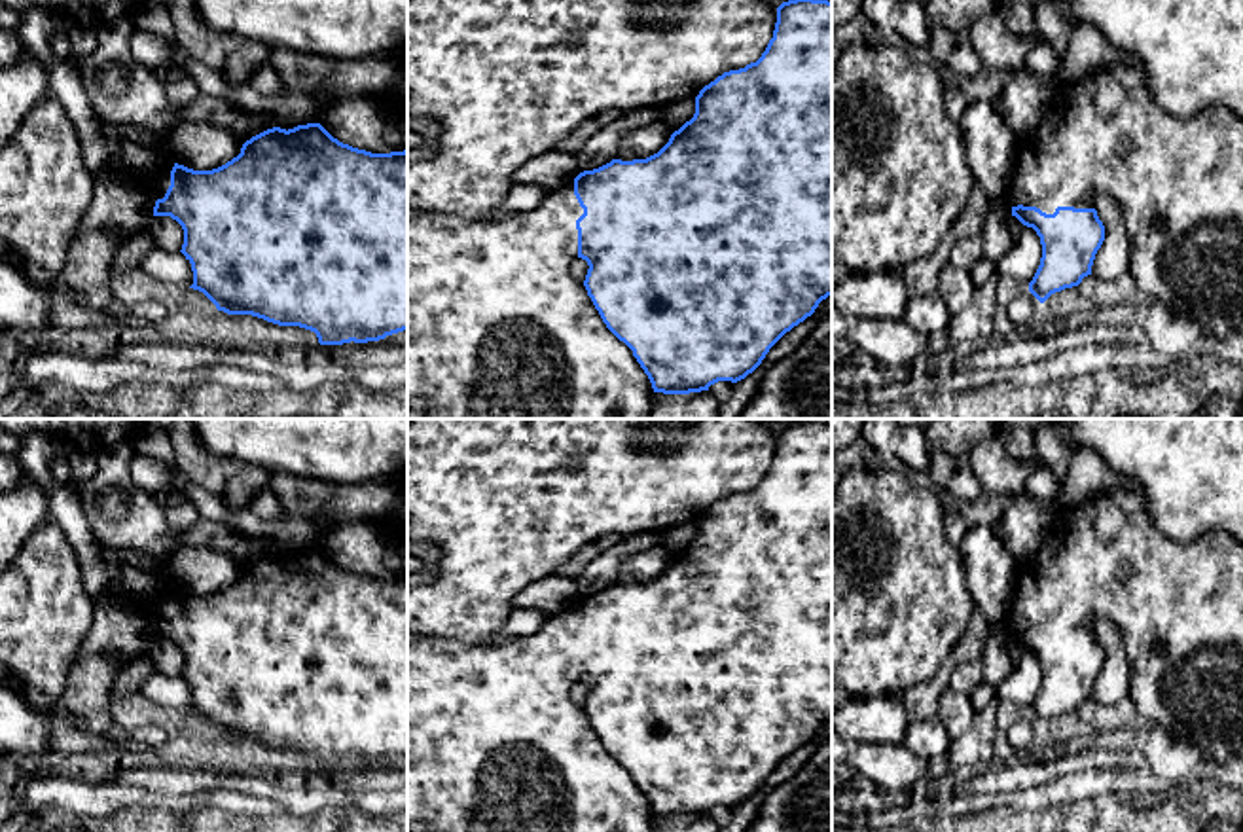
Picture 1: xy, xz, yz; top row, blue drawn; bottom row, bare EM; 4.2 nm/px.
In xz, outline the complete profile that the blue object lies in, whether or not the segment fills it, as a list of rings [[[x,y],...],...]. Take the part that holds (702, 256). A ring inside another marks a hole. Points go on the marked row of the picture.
[[[788,0],[777,8],[773,38],[756,63],[730,70],[705,85],[695,97],[695,114],[669,142],[646,159],[610,163],[580,172],[567,186],[553,190],[540,207],[527,212],[512,212],[498,220],[468,222],[455,214],[419,212],[407,218],[407,419],[648,419],[650,402],[656,392],[690,394],[709,390],[718,381],[737,383],[752,373],[769,349],[794,326],[815,313],[819,303],[832,296],[832,2]],[[582,258],[589,269],[584,282],[570,275],[570,263]]]

